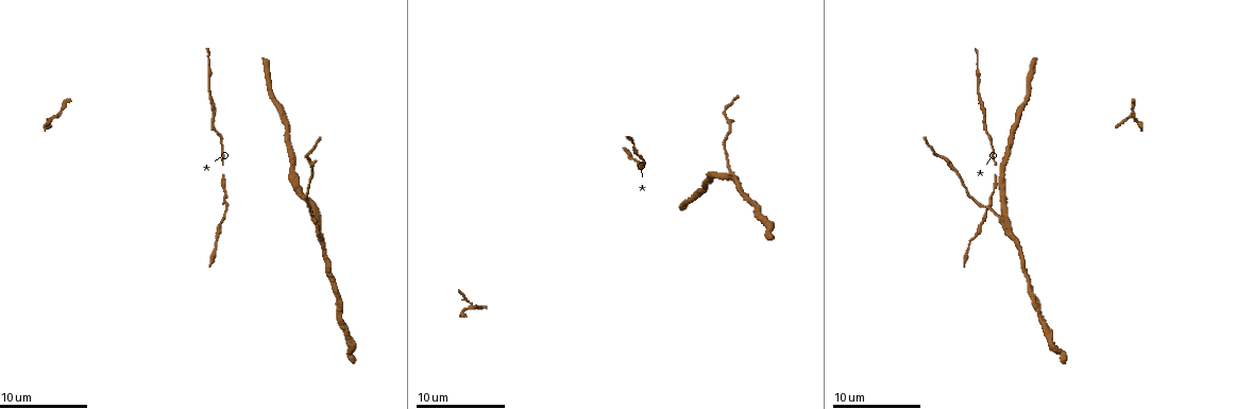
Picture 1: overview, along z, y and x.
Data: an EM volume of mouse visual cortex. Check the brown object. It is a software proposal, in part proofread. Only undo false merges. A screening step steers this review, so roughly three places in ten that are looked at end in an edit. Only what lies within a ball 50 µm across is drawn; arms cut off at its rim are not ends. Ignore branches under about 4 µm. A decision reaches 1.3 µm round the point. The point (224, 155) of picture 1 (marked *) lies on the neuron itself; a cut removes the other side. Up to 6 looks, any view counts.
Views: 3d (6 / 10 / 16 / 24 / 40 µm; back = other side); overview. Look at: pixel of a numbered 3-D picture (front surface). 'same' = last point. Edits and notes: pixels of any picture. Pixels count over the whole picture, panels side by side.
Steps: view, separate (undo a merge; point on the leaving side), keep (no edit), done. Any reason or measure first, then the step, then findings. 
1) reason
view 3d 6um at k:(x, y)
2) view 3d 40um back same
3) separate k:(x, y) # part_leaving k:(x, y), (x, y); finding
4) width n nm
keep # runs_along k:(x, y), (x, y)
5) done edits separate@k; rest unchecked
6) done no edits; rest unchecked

view 3d 6um at 1:(1009, 148)

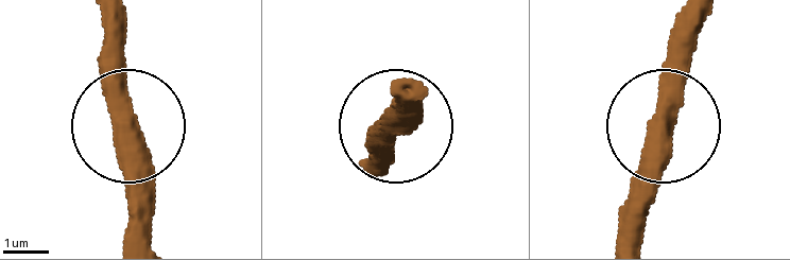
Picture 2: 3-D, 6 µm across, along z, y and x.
keep # all the same neuron

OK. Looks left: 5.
view 3d 16um at 1:(730, 171)

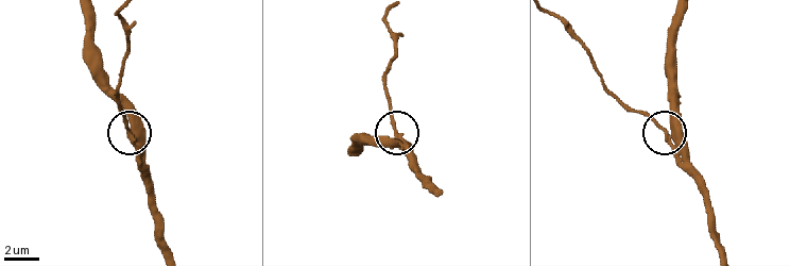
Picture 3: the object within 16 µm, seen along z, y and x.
width 300 nm
keep # all the same neuron

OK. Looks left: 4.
view 3d 6um at 1:(983, 120)

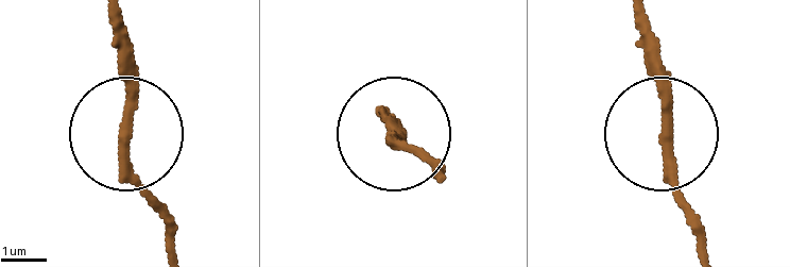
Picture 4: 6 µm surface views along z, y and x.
keep # runs_along 4:(174, 248), (171, 213), (129, 156), (129, 34); continuous, no second neuron

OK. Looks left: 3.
done no edits; rest unchecked

